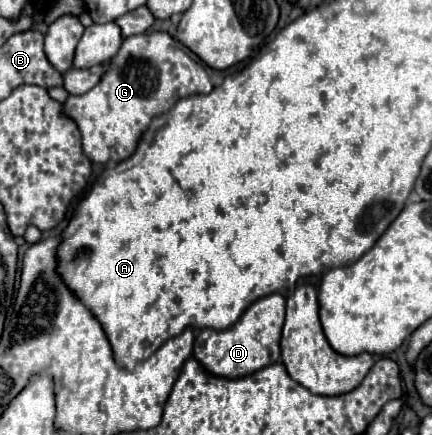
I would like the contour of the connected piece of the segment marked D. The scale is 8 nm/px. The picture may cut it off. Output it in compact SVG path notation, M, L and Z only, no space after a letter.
M269 294L253 302L243 316L227 330L201 330L193 344L193 358L197 358L203 368L213 376L223 376L229 380L249 376L265 366L281 360L279 340L285 320L285 298L281 294Z

